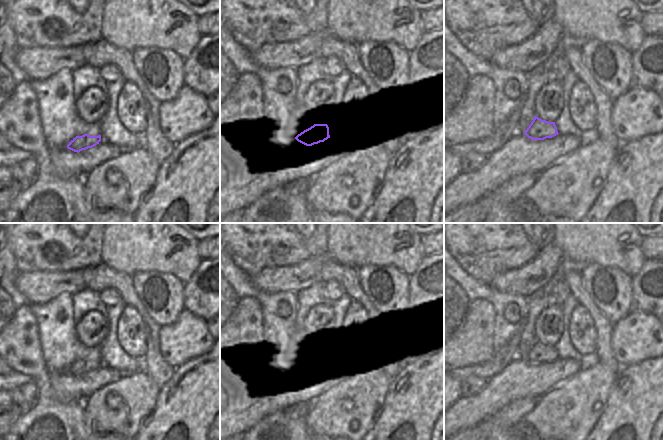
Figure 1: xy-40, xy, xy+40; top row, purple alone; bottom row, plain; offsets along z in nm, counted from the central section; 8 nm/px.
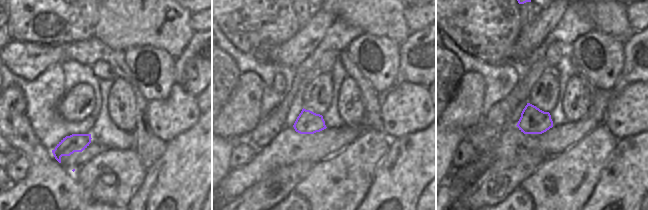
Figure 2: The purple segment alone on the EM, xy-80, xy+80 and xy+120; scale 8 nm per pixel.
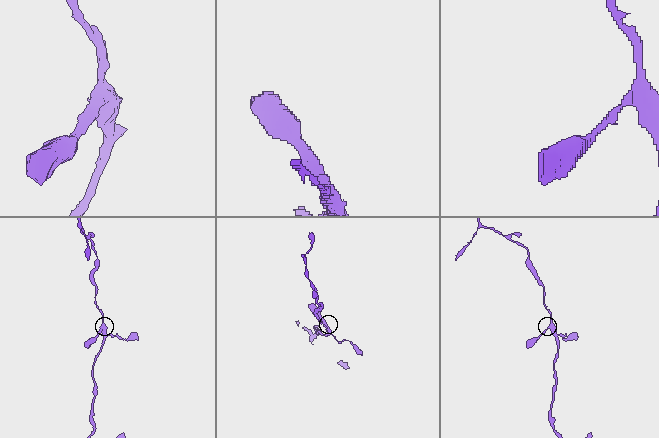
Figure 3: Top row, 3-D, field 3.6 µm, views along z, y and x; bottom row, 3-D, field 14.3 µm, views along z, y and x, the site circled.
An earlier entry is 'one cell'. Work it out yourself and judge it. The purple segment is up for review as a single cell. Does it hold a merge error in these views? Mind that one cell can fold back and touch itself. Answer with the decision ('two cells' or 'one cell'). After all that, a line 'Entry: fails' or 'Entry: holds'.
one cell
Entry: holds

